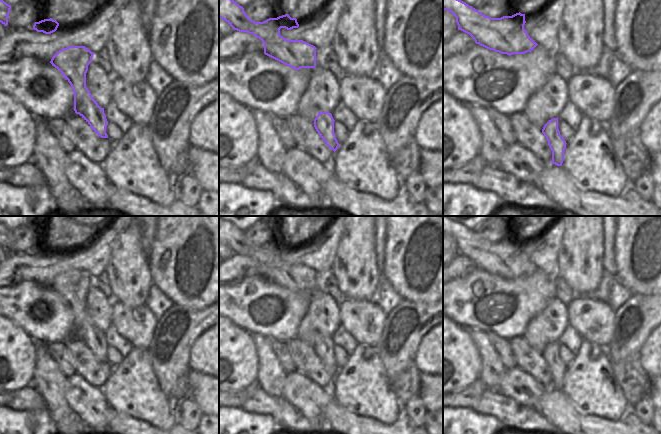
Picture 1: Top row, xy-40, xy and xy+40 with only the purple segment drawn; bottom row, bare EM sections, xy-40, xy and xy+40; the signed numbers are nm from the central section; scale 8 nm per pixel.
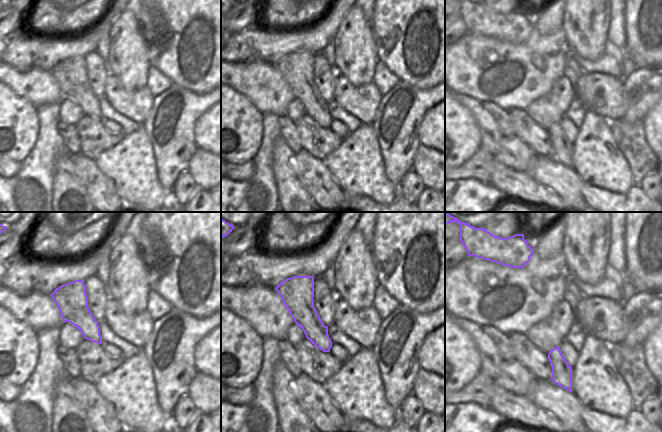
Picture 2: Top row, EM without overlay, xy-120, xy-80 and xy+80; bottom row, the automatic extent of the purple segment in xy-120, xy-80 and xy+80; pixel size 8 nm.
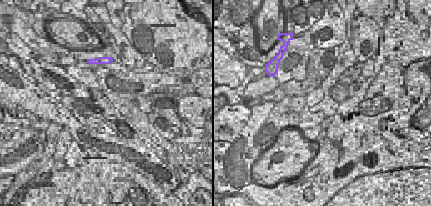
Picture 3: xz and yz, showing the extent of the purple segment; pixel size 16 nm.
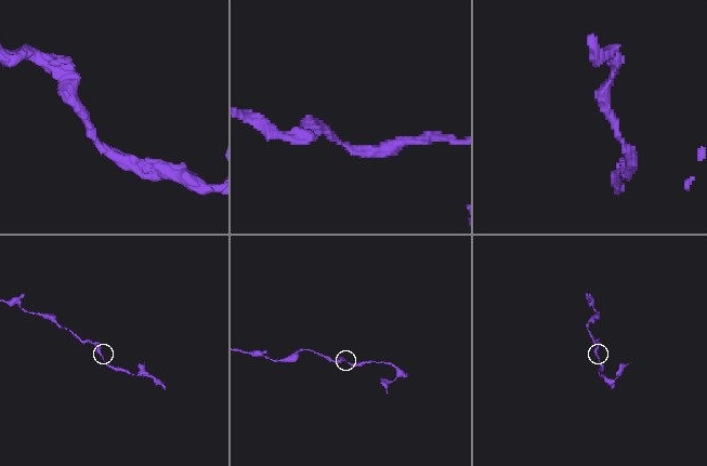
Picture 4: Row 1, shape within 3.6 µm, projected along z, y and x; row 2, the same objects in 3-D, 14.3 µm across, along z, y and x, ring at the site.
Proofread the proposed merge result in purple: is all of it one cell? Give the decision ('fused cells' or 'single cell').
single cell

